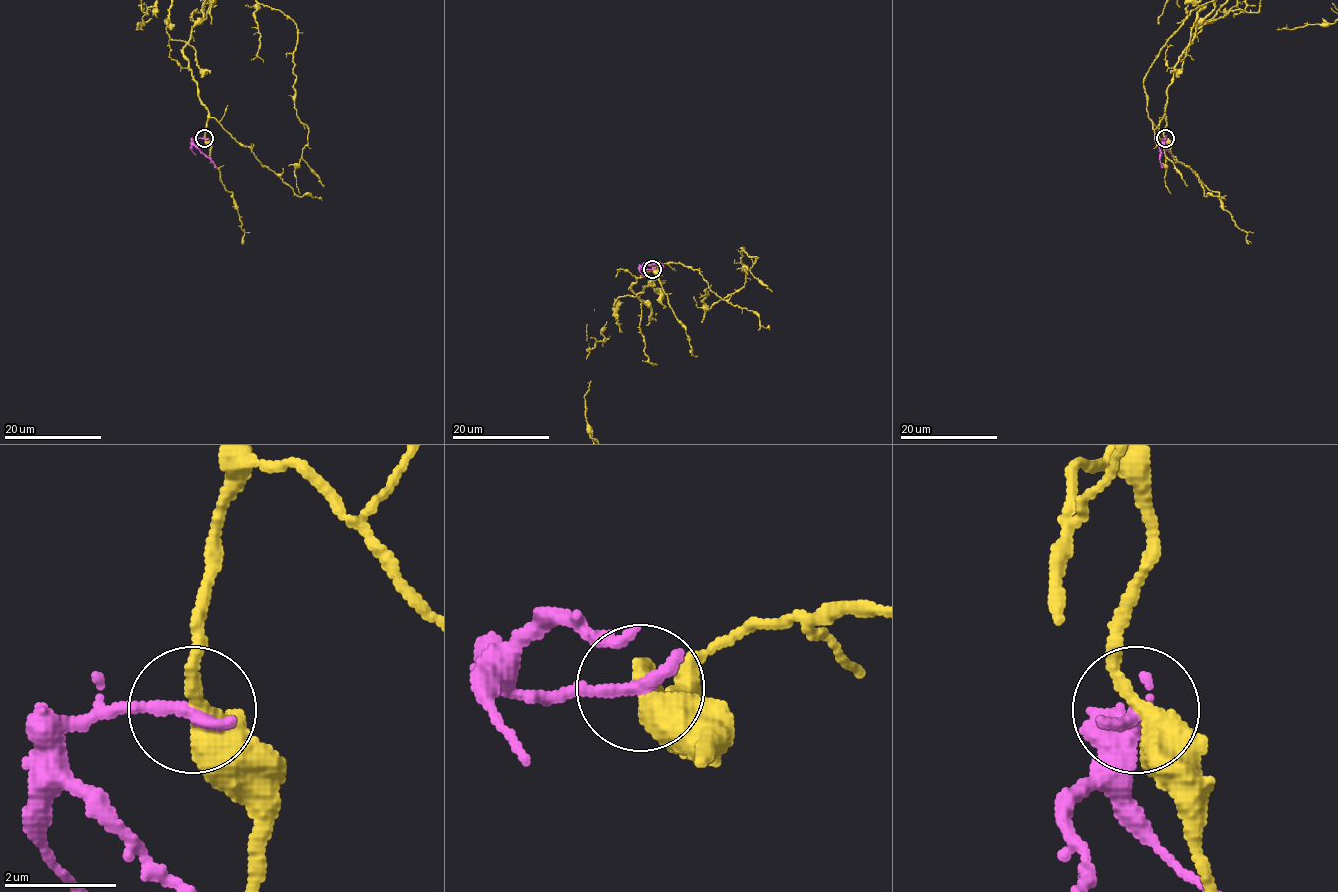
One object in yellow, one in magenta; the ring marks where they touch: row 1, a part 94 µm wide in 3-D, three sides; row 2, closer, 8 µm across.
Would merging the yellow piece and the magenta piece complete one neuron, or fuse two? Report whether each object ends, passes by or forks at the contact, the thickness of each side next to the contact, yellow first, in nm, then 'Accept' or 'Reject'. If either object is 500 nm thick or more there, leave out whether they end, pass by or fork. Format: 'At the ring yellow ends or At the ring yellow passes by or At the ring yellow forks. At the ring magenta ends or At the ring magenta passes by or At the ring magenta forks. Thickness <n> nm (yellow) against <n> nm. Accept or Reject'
At the ring yellow passes by. At the ring magenta ends. Thickness 360 nm (yellow) against 300 nm. Reject

